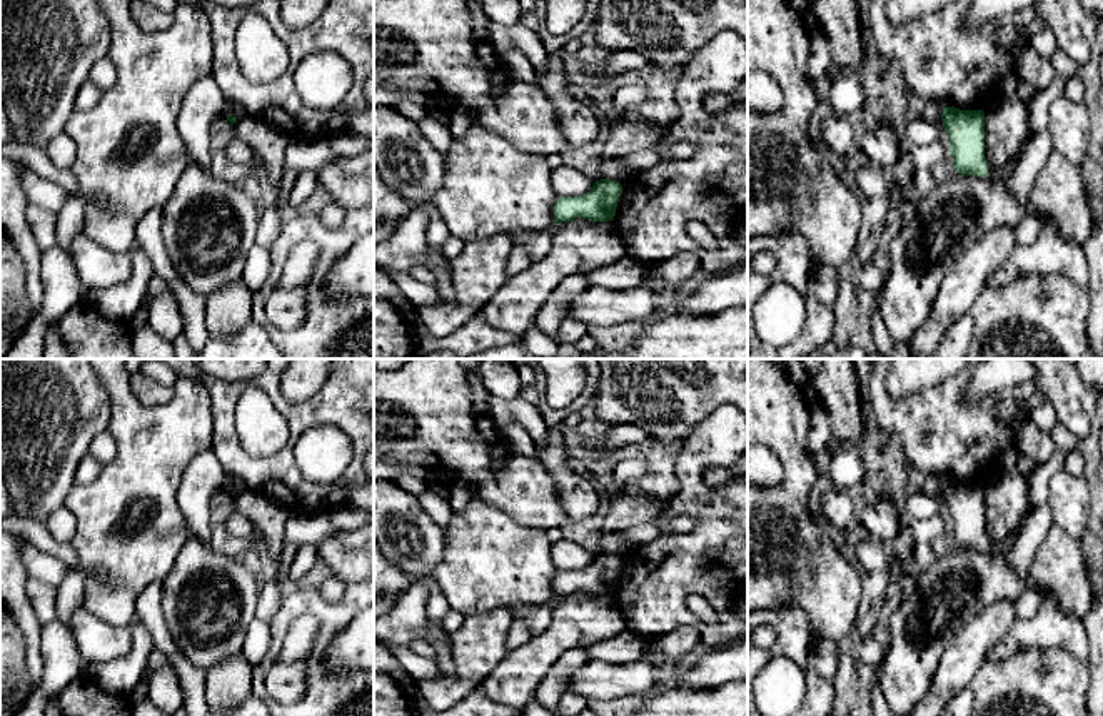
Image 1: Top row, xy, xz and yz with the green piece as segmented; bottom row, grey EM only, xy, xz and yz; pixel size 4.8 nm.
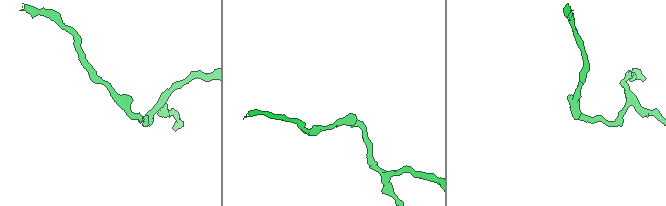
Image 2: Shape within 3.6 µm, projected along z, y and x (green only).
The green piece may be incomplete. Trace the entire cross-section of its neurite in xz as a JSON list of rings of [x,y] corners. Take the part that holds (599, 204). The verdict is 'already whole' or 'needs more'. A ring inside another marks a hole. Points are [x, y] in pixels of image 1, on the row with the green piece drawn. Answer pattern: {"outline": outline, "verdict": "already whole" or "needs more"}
{"outline": [[[596,180],[587,194],[579,197],[559,197],[554,204],[554,224],[572,222],[586,217],[591,222],[607,222],[616,215],[616,207],[622,194],[617,180]]], "verdict": "already whole"}

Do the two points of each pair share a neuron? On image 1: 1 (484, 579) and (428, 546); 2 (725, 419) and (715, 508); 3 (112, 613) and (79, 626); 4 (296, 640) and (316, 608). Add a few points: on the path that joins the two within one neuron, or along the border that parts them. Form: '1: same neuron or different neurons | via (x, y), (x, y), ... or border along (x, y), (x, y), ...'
1: different neurons | border along (446, 531), (443, 559), (431, 573)
2: same neuron | via (711, 441), (695, 458), (695, 483), (698, 486)
3: different neurons | border along (82, 605), (100, 620), (127, 628)
4: different neurons | border along (307, 611), (317, 620), (317, 636)

